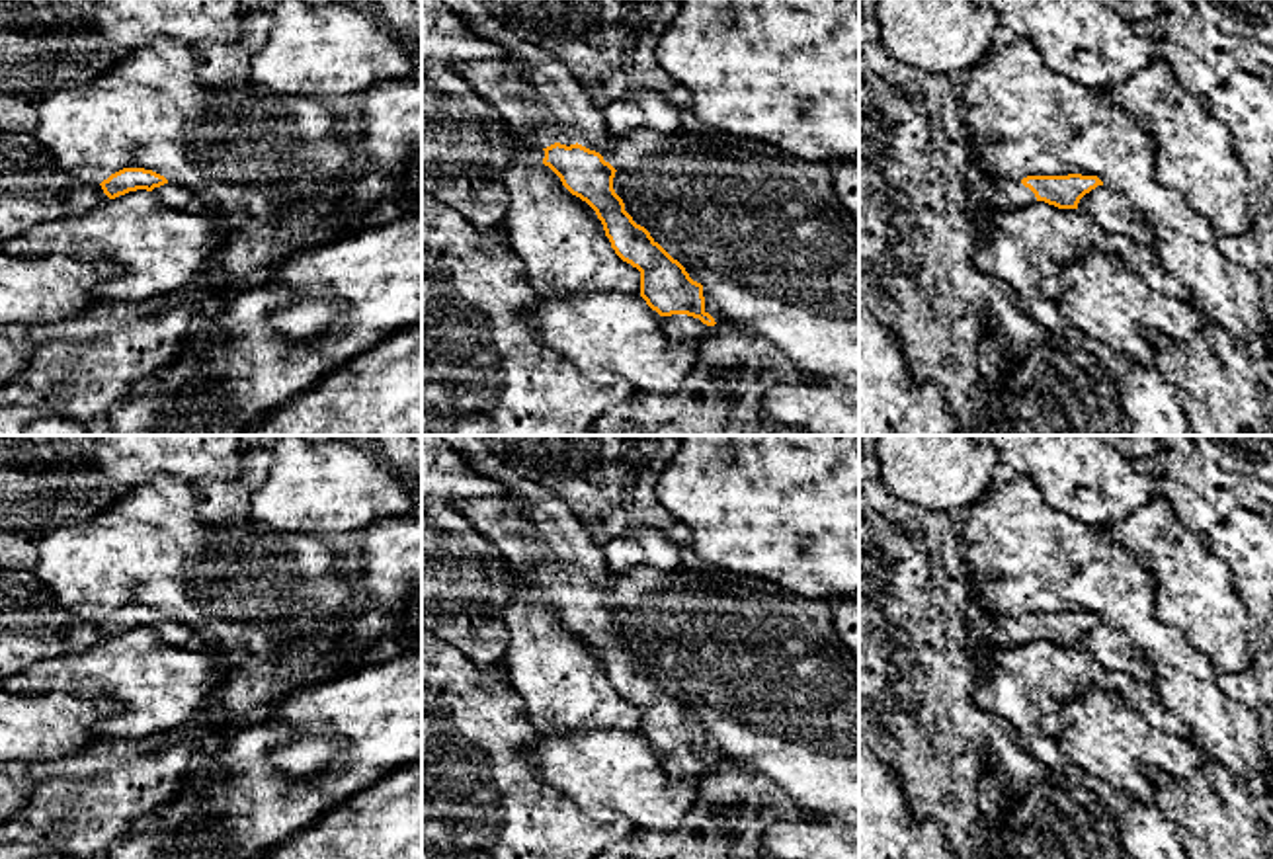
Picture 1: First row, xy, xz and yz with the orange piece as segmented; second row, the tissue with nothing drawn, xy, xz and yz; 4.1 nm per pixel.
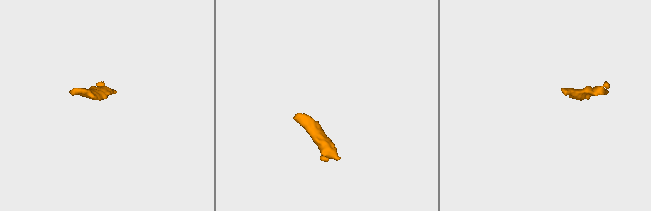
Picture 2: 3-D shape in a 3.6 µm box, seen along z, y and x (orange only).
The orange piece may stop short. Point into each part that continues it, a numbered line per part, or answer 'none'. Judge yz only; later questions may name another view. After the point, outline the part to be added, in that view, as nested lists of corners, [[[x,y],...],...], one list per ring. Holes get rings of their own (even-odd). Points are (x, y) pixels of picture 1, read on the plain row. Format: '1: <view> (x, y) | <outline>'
1: yz (1008, 631) | [[[992,613],[994,623],[994,642],[998,648],[1006,648],[1011,644],[1025,644],[1037,638],[1035,631],[1007,615]]]

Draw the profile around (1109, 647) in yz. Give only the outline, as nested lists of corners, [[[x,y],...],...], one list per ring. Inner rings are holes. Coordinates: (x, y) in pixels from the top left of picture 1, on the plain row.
[[[1097,623],[1078,646],[1088,650],[1107,672],[1121,672],[1140,683],[1154,683],[1154,666],[1130,638],[1115,627]]]

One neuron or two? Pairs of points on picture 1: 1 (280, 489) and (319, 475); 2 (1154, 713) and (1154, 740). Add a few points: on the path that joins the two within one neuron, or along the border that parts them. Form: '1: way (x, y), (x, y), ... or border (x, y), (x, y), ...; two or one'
1: way (289, 489), (305, 489), (309, 485); one
2: border (1115, 699), (1133, 707), (1150, 725), (1188, 738); two

